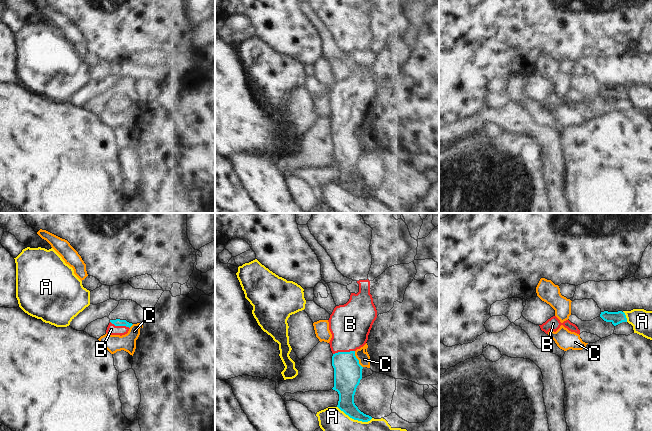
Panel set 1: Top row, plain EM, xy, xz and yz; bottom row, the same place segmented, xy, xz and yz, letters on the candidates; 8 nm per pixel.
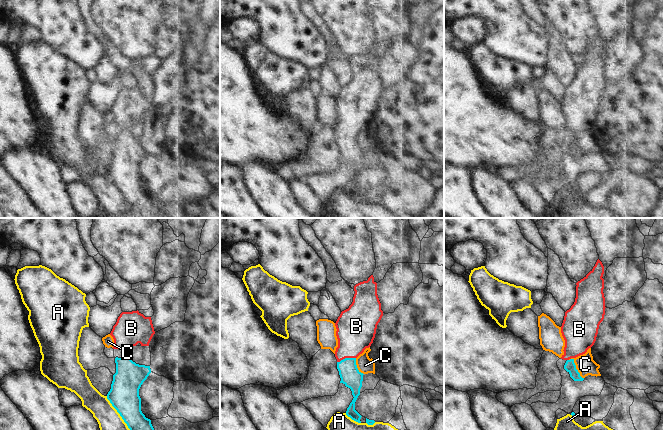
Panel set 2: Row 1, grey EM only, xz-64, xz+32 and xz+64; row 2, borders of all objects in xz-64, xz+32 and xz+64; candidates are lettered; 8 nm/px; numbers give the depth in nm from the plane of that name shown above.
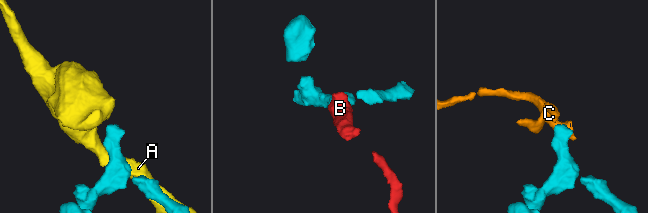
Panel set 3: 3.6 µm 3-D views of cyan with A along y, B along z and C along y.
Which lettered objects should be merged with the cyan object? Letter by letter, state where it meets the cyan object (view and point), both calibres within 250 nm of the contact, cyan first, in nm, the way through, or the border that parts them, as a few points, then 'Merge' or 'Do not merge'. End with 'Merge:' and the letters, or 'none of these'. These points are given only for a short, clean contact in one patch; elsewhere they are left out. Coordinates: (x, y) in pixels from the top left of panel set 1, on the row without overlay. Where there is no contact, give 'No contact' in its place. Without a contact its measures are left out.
A: Touches cyan at xz (355, 195). Thickness 140 nm (cyan) against 280 nm. Do not merge
B: Touches cyan at xz (343, 128). Thickness 220 nm (cyan) against 340 nm. Path across: xz (347, 147), (343, 136), (343, 128), (350, 100). Merge
C: Touches cyan at xz (357, 135). Thickness 220 nm (cyan) against 100 nm. Boundary: xz (354, 127), (354, 131), (362, 143). Do not merge
Merge: B.

